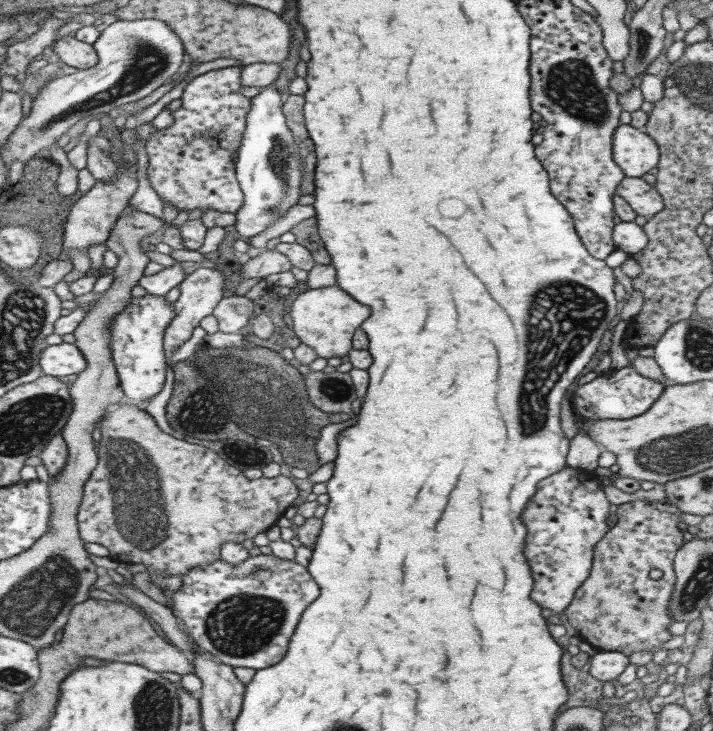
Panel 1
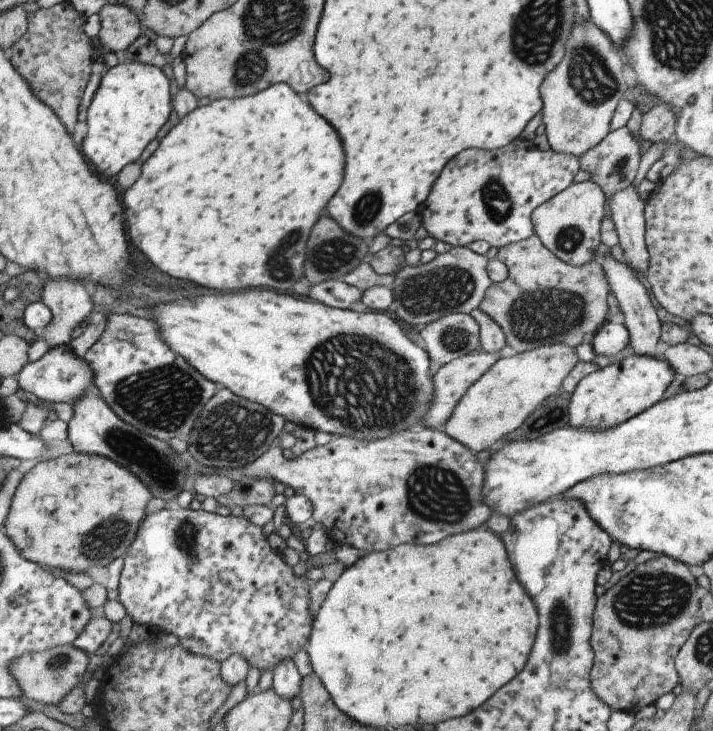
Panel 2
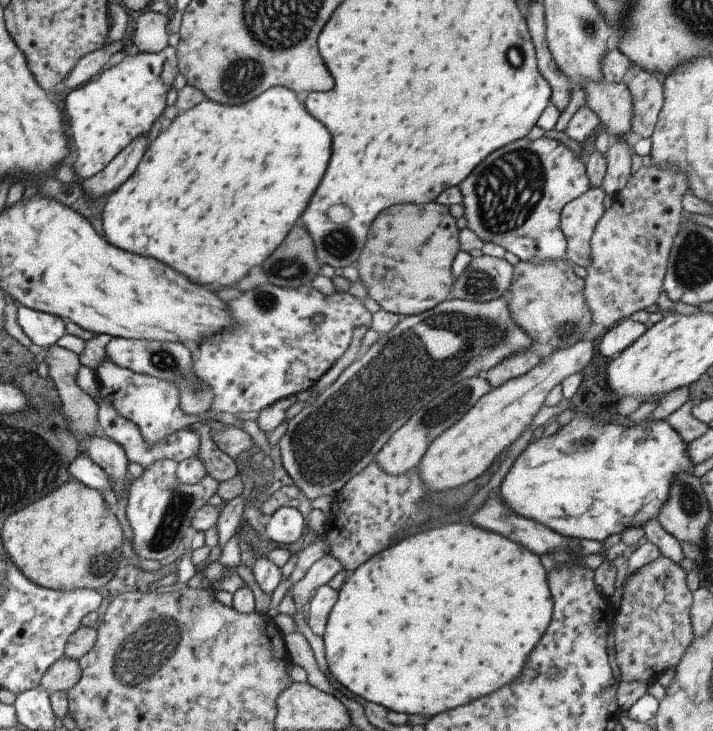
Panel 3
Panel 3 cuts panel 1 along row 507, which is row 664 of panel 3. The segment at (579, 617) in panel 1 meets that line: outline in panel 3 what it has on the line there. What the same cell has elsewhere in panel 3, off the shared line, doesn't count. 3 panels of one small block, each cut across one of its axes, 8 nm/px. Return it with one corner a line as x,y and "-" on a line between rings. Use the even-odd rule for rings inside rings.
660,555
654,561
644,564
624,580
623,594
617,615
614,618
614,644
617,664
620,668
619,682
656,682
663,672
676,668
684,658
686,650
694,640
690,610
693,593
686,584
686,571
676,562

